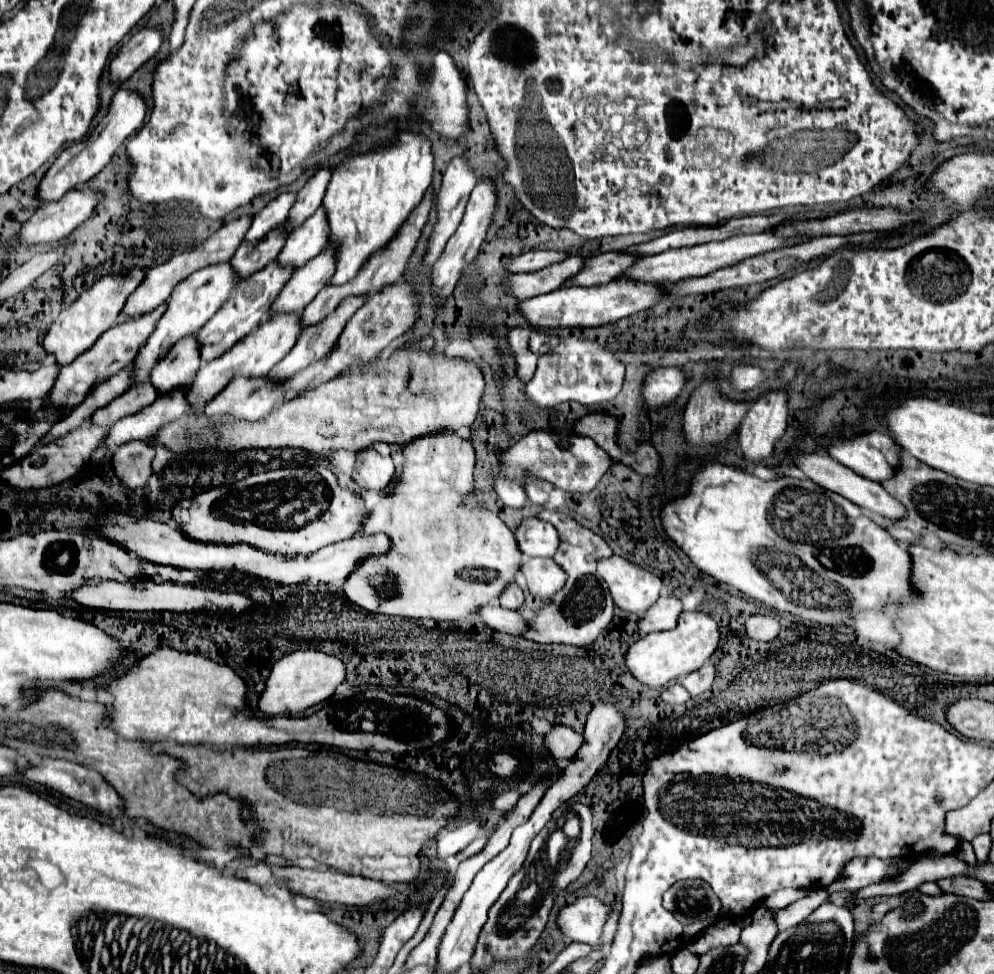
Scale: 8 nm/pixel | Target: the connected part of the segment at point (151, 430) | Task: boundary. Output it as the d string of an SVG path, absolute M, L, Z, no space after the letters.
M185 390L167 394L165 398L157 398L153 404L145 406L145 410L139 410L137 414L113 424L103 444L119 446L129 440L151 442L157 438L157 432L161 428L185 414L189 414L189 406L185 406Z

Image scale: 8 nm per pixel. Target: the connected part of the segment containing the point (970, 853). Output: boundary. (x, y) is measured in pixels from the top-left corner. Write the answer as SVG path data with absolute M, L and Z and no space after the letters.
M970 842L961 843L955 855L958 858L965 860L965 862L970 865L976 864L978 862Z

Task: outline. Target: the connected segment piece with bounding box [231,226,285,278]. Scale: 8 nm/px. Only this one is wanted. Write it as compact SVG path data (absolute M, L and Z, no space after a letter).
M281 226L263 242L241 242L237 252L231 258L231 266L239 278L249 278L251 274L263 270L269 262L277 258L285 238L281 238Z

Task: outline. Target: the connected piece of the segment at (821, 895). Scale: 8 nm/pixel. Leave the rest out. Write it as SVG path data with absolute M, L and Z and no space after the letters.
M825 888L812 890L810 895L798 900L786 908L781 908L775 912L775 924L781 930L797 926L822 903L827 902L829 892Z

